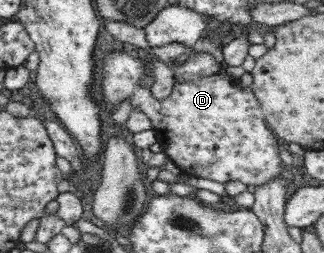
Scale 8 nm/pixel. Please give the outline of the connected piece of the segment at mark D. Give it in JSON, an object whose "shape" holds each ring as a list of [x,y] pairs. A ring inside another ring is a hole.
{"shape":[[[110,52],[106,54],[105,57],[105,73],[103,74],[103,102],[107,104],[107,108],[116,108],[121,105],[126,99],[131,99],[131,103],[133,107],[140,108],[152,122],[152,128],[156,131],[156,138],[163,145],[166,150],[168,158],[170,158],[181,170],[183,173],[187,175],[195,175],[207,178],[207,180],[215,180],[215,182],[229,182],[229,180],[239,180],[239,182],[243,182],[250,189],[255,186],[260,186],[261,184],[265,184],[265,182],[269,182],[273,176],[277,176],[279,172],[281,172],[281,163],[286,160],[286,150],[283,146],[283,143],[279,140],[276,134],[267,126],[267,121],[265,120],[265,115],[263,115],[263,111],[261,107],[259,107],[259,103],[256,100],[256,96],[253,95],[253,91],[251,89],[247,89],[244,91],[239,90],[237,87],[237,81],[231,80],[227,72],[220,68],[219,65],[215,63],[213,56],[211,54],[202,53],[199,56],[191,55],[185,64],[181,64],[181,66],[173,67],[174,72],[174,87],[172,88],[172,94],[169,98],[165,98],[163,102],[159,102],[159,100],[155,100],[153,96],[151,96],[151,90],[146,87],[141,87],[139,82],[141,82],[141,76],[143,76],[143,61],[138,58],[133,58],[131,55],[127,55],[127,53],[121,52]]]}

